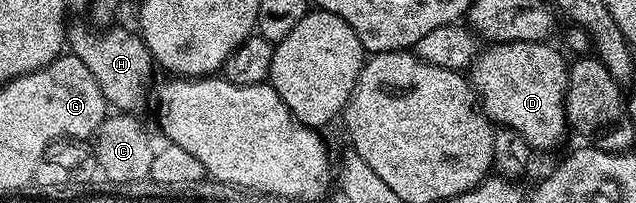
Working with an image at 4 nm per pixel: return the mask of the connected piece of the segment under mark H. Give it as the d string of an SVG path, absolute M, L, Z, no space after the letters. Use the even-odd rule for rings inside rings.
M76 20L76 23L69 25L66 30L66 42L70 47L71 53L78 56L78 60L82 60L82 64L86 64L86 68L90 68L90 72L94 72L94 80L98 80L98 88L102 88L102 96L108 101L109 107L115 108L120 112L140 112L144 106L144 97L148 94L148 81L152 78L152 70L154 71L154 63L152 54L146 48L143 38L139 33L128 30L120 30L121 28L108 28L103 31L104 34L99 38L97 31L93 29L87 21Z

